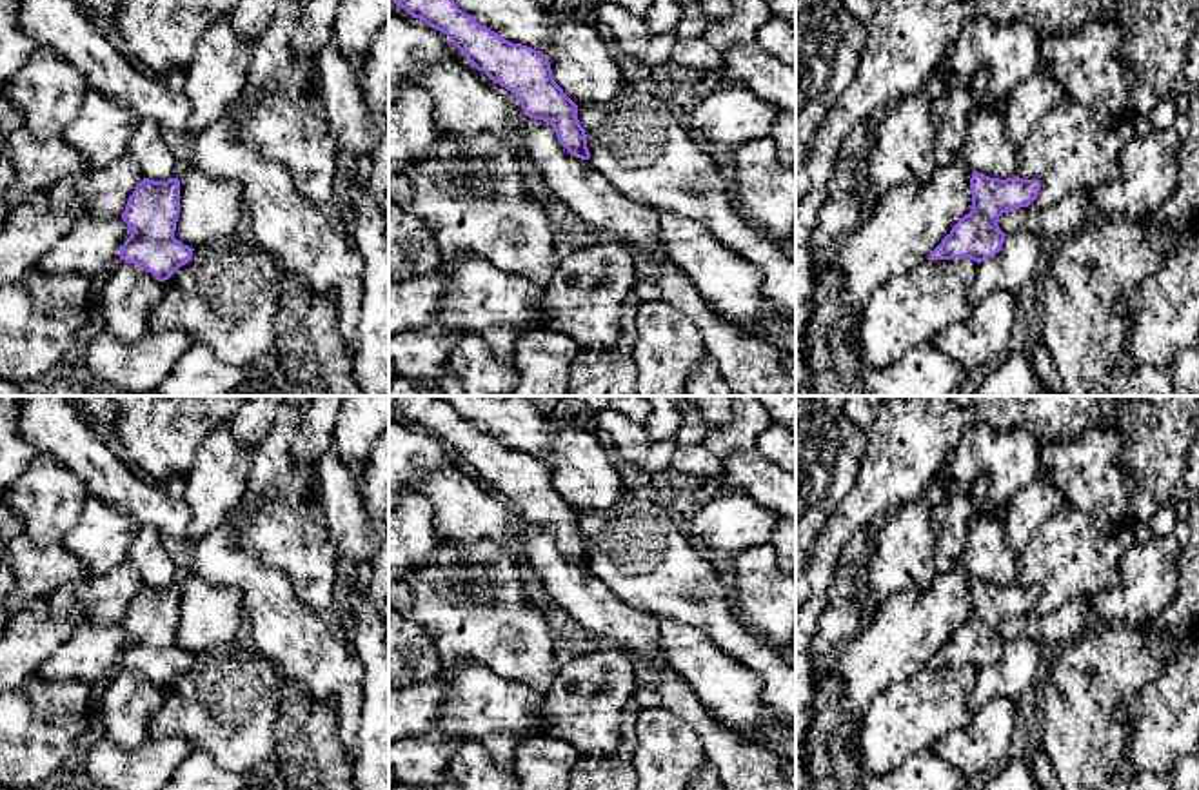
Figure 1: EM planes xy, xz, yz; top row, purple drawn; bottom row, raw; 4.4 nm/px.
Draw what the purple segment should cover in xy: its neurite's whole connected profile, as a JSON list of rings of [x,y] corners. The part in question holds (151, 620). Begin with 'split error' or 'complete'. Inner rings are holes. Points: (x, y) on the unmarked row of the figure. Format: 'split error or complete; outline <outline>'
complete; outline [[[178,583],[167,588],[144,585],[122,621],[131,643],[122,652],[120,667],[145,674],[158,688],[169,686],[191,668],[194,657],[174,645],[178,623]]]

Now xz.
complete; outline [[[389,396],[389,407],[412,425],[445,439],[471,472],[520,507],[525,523],[550,528],[572,563],[590,565],[578,512],[554,489],[547,461],[501,445],[438,396]]]

